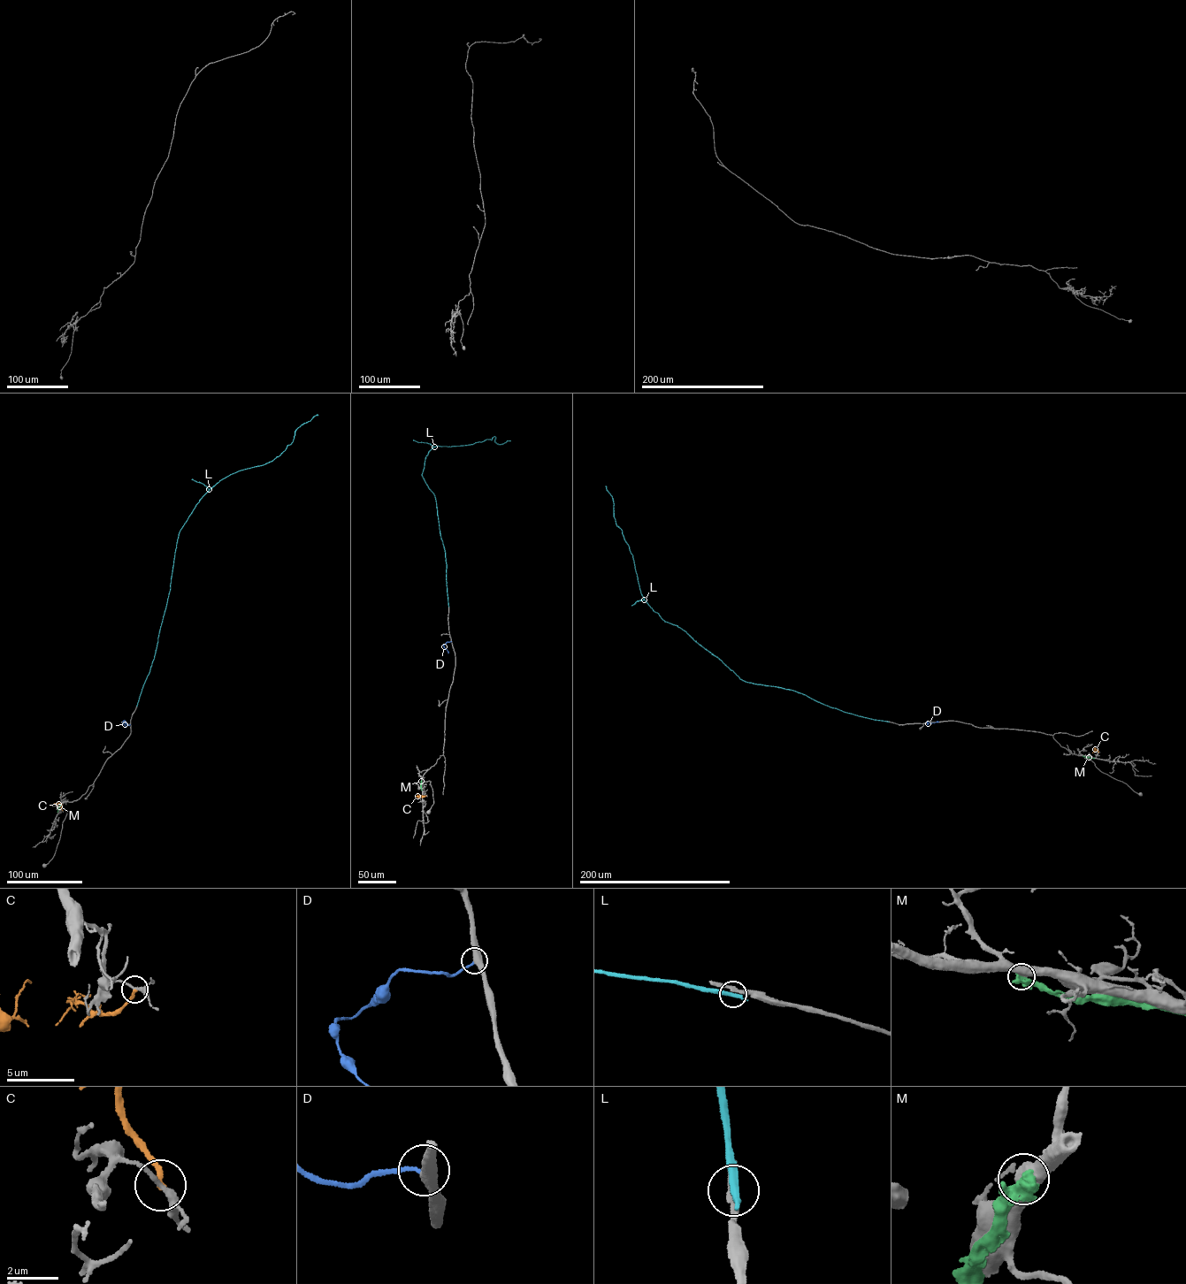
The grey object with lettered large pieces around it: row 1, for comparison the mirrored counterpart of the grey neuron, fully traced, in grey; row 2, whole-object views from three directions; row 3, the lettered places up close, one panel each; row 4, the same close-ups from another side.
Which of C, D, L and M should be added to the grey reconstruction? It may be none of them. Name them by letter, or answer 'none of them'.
D

